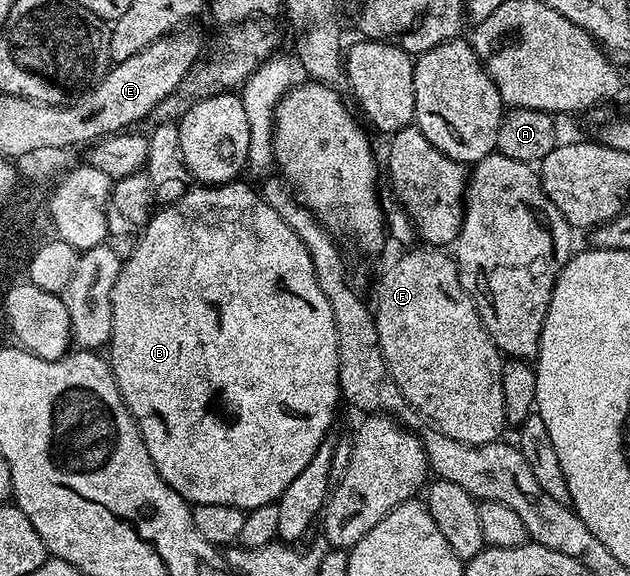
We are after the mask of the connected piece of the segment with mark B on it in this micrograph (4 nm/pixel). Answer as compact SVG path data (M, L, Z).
M233 180L222 186L193 185L180 199L157 209L148 219L148 226L138 240L134 252L129 258L123 259L120 275L112 289L112 340L106 347L106 358L111 365L112 375L116 378L118 388L122 392L122 400L128 406L129 412L134 416L142 432L142 440L150 452L150 460L154 460L162 480L166 480L166 484L170 484L170 488L174 488L174 492L181 494L185 502L189 504L226 504L247 512L279 502L282 492L290 488L294 476L298 476L298 472L302 472L302 468L306 468L306 464L310 464L310 460L314 460L316 453L325 445L324 437L327 436L328 429L331 428L332 421L336 418L336 405L341 405L342 399L338 380L338 332L334 324L334 312L330 308L330 300L326 300L326 296L322 296L322 288L318 288L314 264L302 240L294 232L294 228L290 228L290 224L286 224L286 220L282 220L282 216L278 216L278 212L274 212L274 208L270 208L268 201L257 191L255 194L250 187L243 186L240 182L242 181Z

